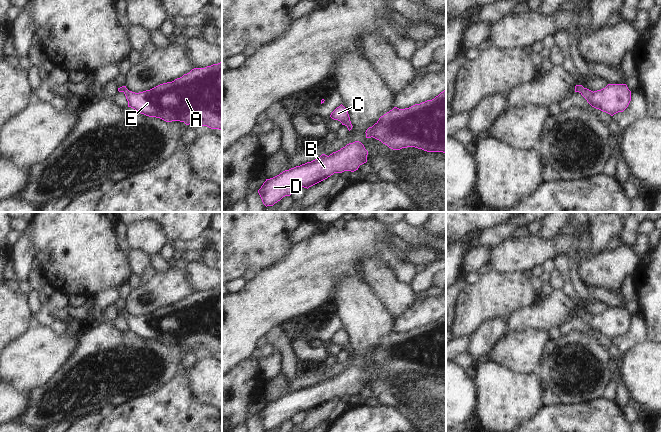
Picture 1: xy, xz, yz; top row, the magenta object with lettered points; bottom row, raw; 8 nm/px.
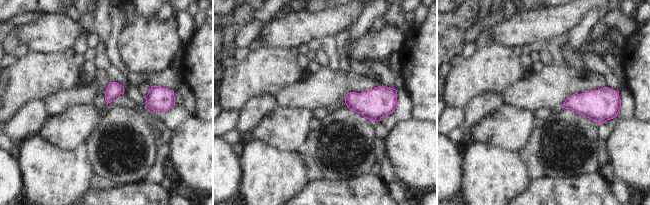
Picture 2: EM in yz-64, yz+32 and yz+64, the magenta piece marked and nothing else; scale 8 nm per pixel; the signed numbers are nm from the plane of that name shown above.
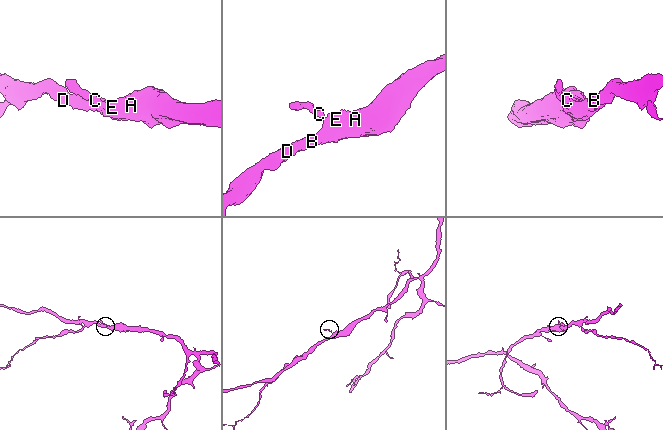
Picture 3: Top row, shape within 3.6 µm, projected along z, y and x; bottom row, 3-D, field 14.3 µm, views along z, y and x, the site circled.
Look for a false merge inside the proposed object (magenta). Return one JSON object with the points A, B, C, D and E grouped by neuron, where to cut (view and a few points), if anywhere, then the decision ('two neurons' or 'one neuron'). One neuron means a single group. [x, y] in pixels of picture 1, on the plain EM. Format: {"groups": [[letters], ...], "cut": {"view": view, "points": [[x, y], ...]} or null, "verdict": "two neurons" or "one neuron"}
{"groups": [["A", "B", "C", "D", "E"]], "cut": null, "verdict": "one neuron"}

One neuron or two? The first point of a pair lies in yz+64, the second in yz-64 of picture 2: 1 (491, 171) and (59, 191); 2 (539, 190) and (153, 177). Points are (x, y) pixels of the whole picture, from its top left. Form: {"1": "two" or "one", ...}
{"1": "one", "2": "two"}

